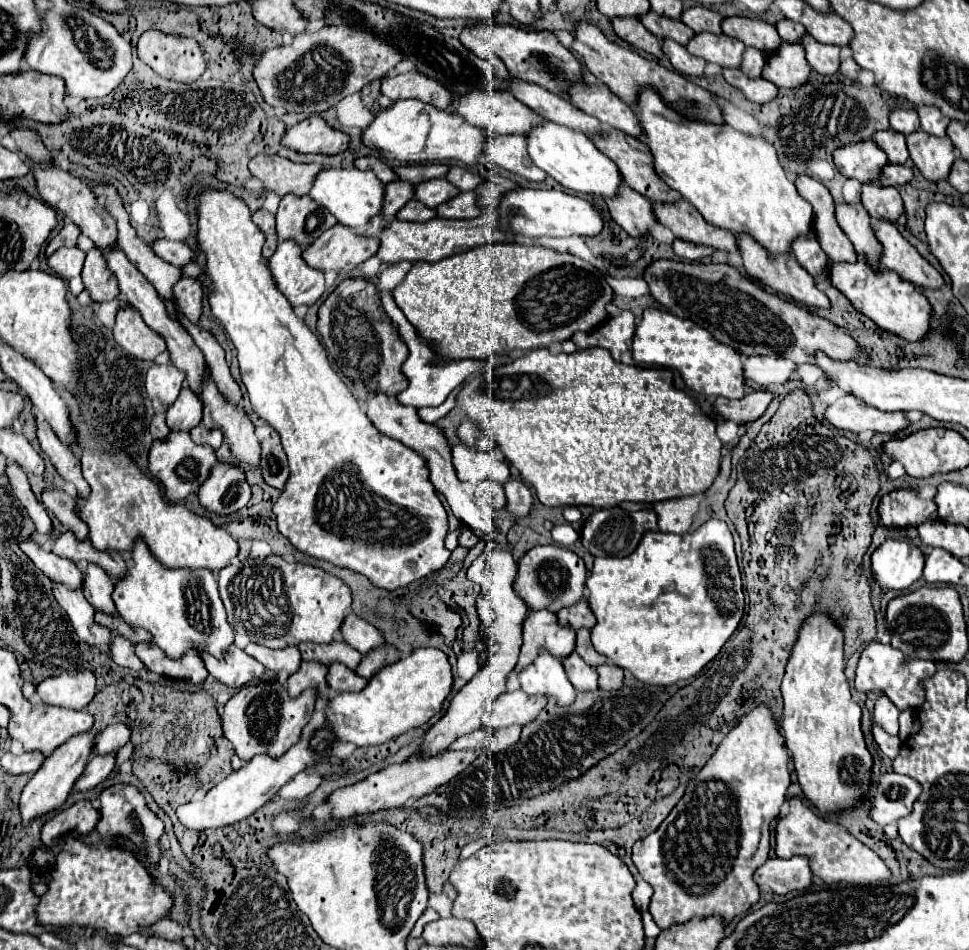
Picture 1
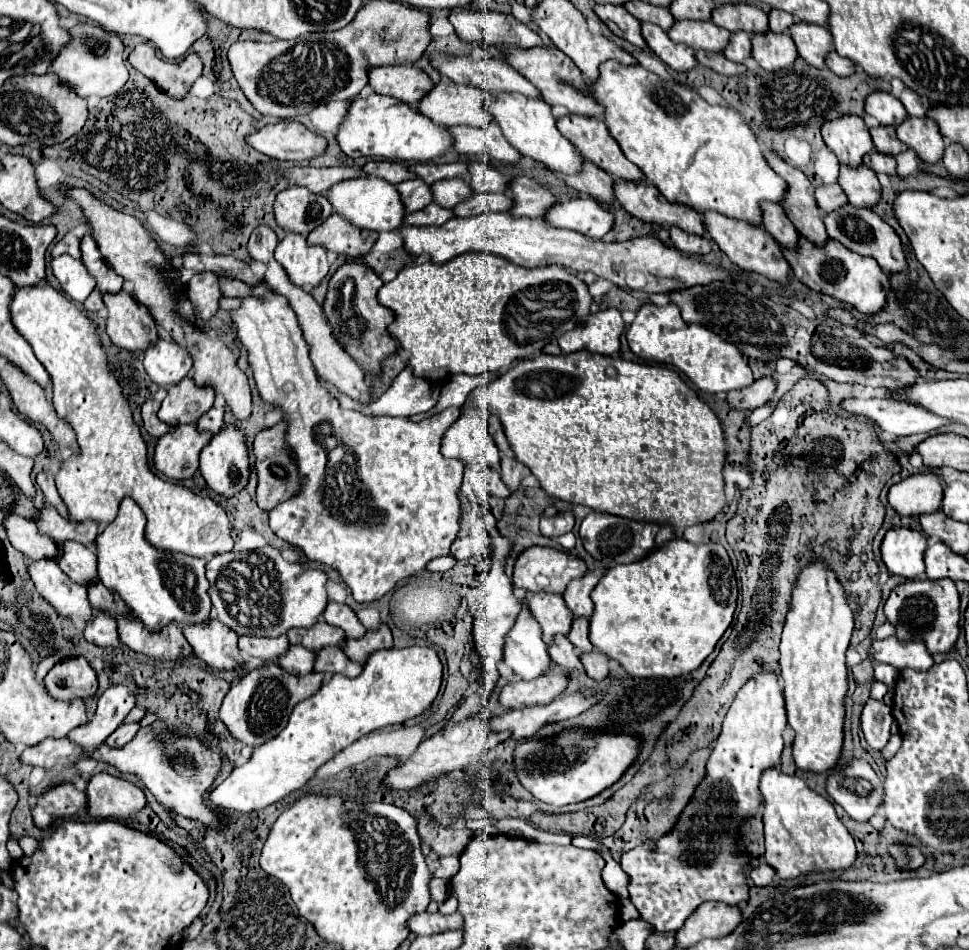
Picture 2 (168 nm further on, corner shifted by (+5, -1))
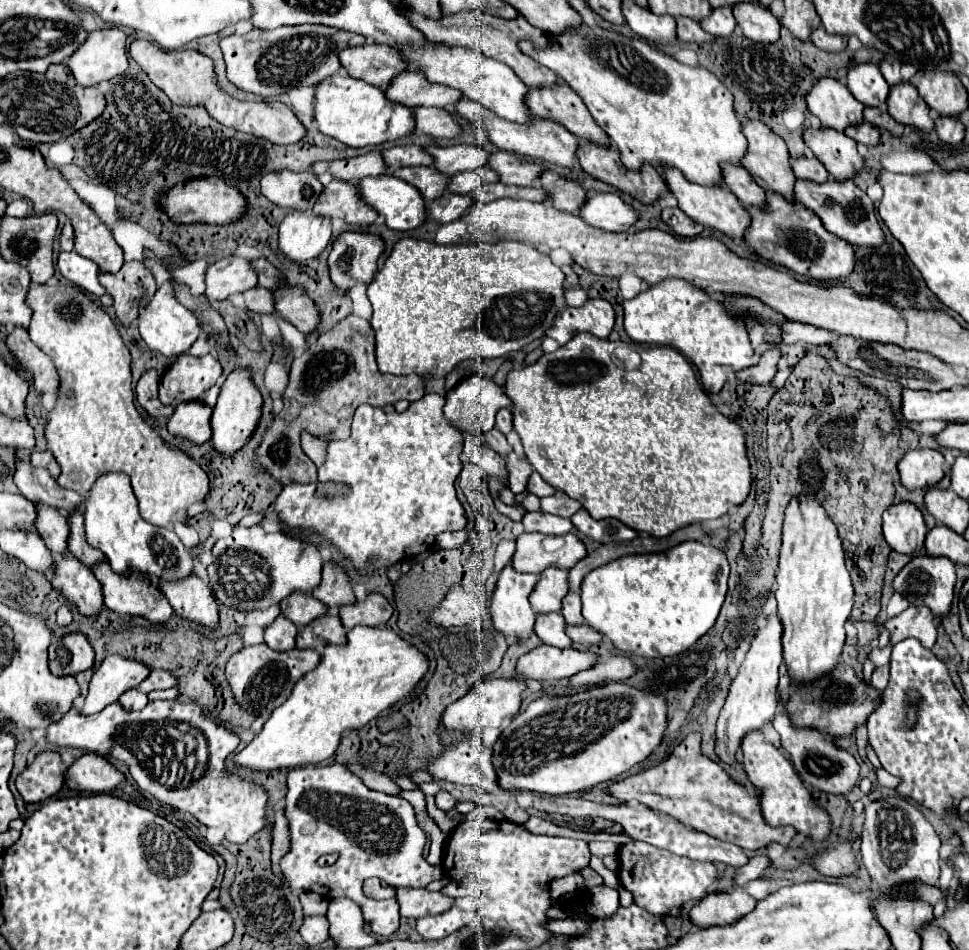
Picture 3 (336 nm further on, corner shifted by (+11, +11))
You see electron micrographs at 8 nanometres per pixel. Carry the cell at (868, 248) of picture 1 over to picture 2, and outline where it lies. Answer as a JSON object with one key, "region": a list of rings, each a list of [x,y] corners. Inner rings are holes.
{"region":[[[820,184],[820,186],[816,186],[814,198],[818,202],[818,208],[824,214],[828,214],[828,210],[838,210],[838,206],[848,202],[846,194],[842,194],[842,188],[838,184]]]}

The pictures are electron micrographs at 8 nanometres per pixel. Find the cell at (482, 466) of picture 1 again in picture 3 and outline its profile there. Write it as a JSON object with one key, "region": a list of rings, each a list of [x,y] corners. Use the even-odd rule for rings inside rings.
{"region":[[[474,374],[466,380],[462,380],[456,388],[452,388],[446,394],[446,406],[444,406],[444,418],[452,422],[462,432],[474,434],[474,436],[484,436],[488,430],[494,428],[494,416],[500,408],[510,406],[508,396],[504,394],[502,386],[496,386],[492,380],[484,378],[482,374]]]}

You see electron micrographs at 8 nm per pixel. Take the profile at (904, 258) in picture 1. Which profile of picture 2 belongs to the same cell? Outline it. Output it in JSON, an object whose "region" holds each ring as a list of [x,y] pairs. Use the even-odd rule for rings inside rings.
{"region":[[[844,204],[838,210],[824,216],[824,226],[826,226],[826,232],[830,234],[830,238],[842,242],[846,248],[850,248],[852,252],[856,252],[860,256],[874,258],[882,270],[886,270],[886,272],[906,270],[906,256],[904,256],[900,238],[876,212],[872,212],[868,208],[856,208],[852,204]]]}

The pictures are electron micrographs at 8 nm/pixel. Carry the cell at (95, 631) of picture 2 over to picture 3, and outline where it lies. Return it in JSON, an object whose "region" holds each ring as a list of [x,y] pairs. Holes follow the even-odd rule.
{"region":[[[64,554],[56,560],[56,570],[50,578],[52,586],[76,606],[76,610],[88,618],[96,618],[102,612],[102,586],[96,576],[80,564],[72,554]]]}

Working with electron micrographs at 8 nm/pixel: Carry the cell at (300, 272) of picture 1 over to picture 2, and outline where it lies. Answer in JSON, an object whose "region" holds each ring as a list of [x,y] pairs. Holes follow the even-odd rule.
{"region":[[[286,234],[276,248],[276,260],[284,266],[296,286],[318,286],[328,274],[324,246],[310,246],[302,234]]]}

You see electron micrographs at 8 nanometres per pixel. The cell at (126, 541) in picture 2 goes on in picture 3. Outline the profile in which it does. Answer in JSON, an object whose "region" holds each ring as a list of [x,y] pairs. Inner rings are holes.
{"region":[[[122,472],[102,474],[90,488],[84,526],[88,530],[88,544],[104,552],[108,564],[116,574],[140,574],[154,586],[158,586],[160,580],[176,582],[180,578],[188,578],[188,574],[194,572],[194,560],[208,548],[208,542],[188,548],[172,530],[156,528],[142,520],[138,514],[138,502],[130,486],[130,478]]]}

